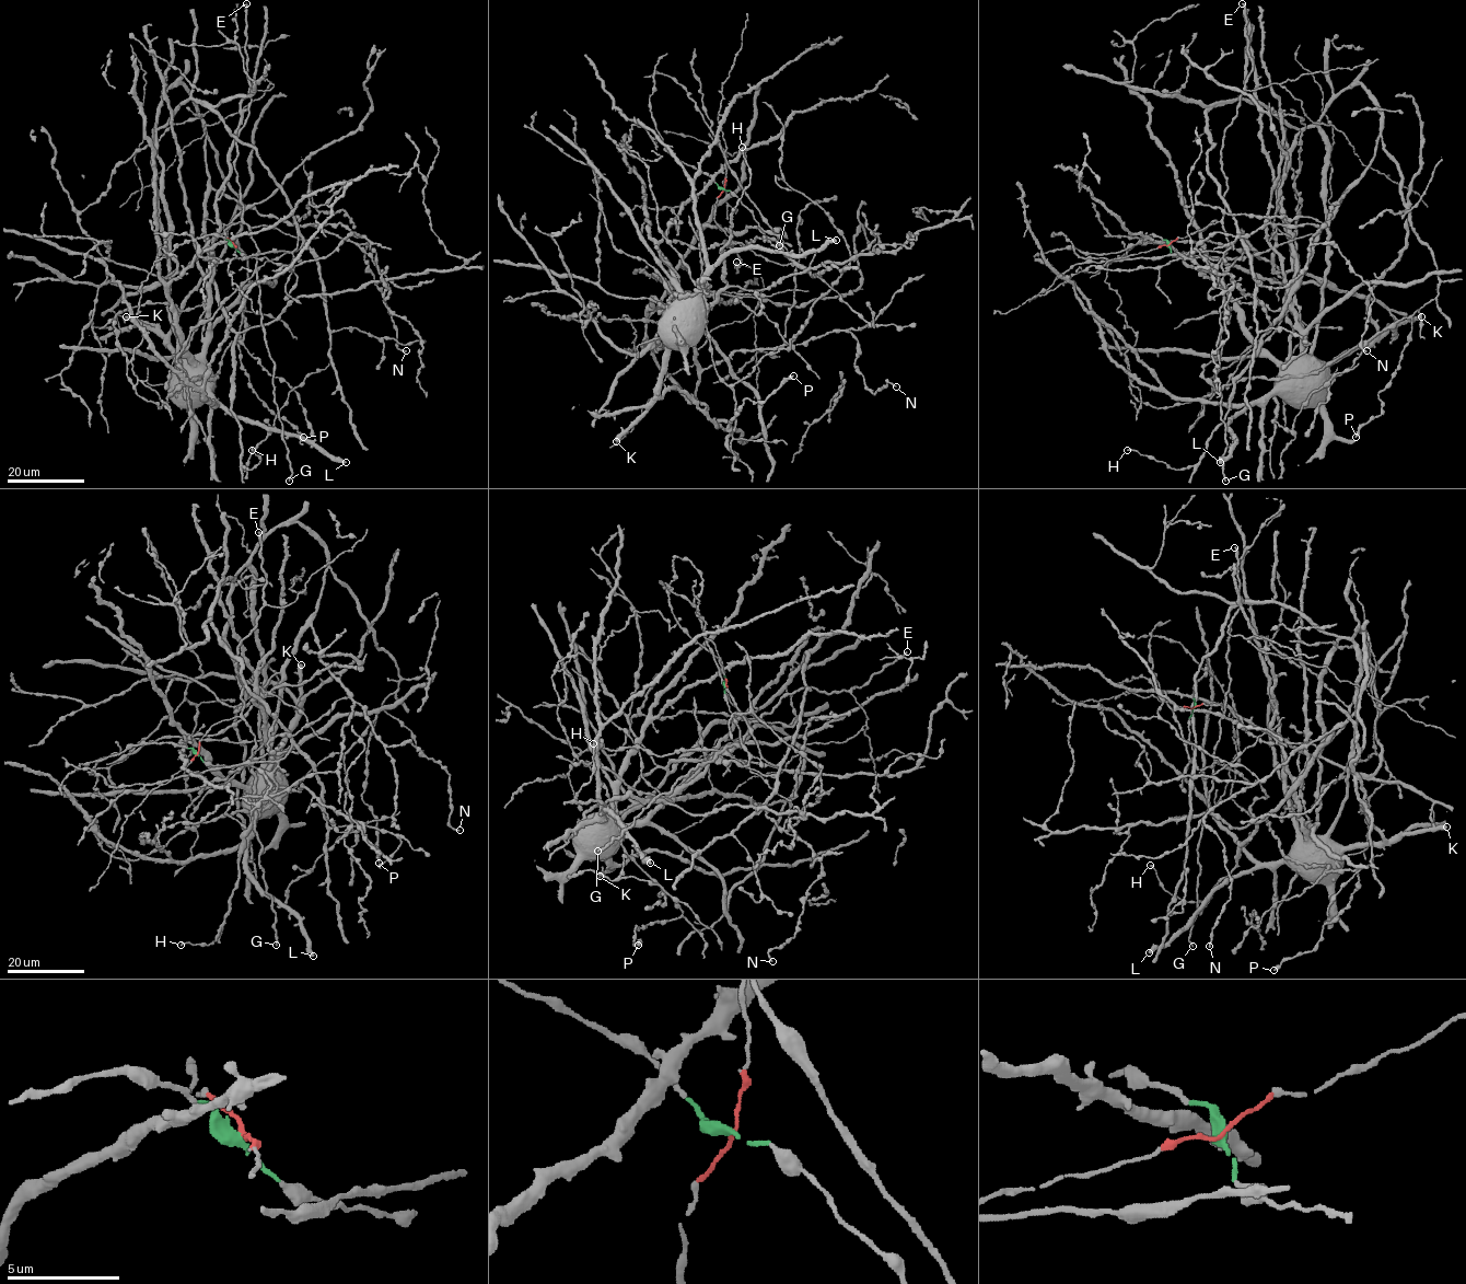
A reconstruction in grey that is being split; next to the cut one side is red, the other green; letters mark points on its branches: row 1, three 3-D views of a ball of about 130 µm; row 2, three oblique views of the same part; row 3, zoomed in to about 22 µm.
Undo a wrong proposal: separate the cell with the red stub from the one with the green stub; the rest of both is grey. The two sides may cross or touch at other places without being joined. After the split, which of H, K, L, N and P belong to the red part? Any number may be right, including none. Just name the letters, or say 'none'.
none

